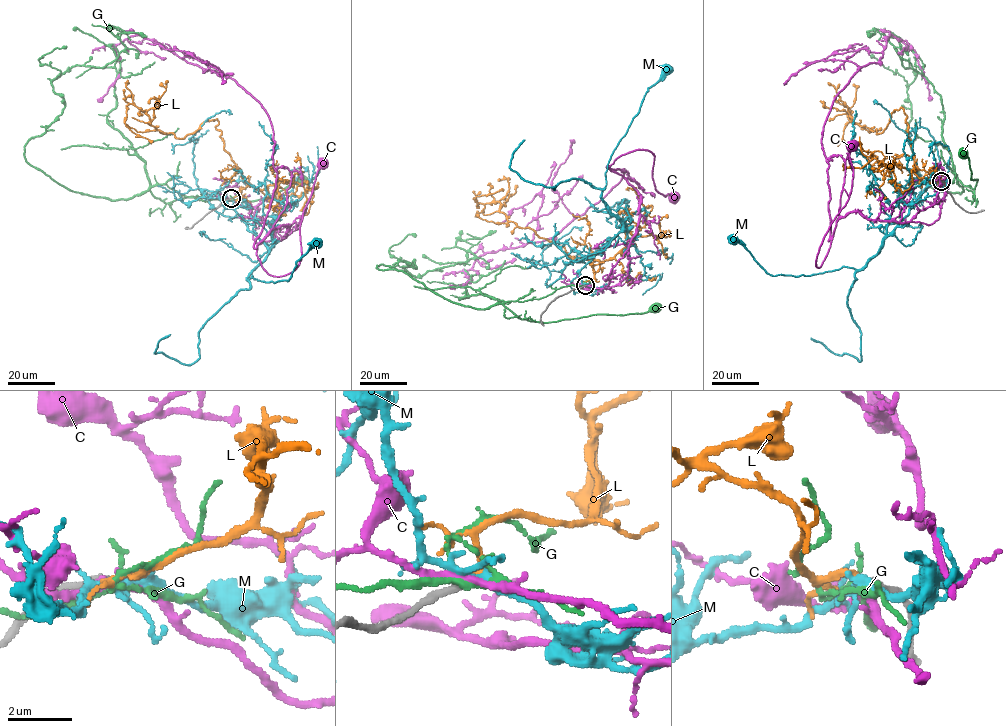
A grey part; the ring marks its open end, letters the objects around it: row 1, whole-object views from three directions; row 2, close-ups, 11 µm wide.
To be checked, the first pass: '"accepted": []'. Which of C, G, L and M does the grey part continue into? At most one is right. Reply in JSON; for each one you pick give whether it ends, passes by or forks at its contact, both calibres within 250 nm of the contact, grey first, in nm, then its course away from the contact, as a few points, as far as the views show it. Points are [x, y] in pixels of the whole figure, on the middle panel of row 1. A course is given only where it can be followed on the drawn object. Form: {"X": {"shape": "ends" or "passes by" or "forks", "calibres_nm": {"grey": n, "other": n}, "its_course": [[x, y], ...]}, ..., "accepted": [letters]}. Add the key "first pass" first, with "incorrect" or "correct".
{"first pass": "incorrect", "L": {"shape": "ends", "calibres_nm": {"grey": 190, "other": 200}, "its_course": [[585, 285], [601, 263], [567, 258], [563, 246], [509, 221], [499, 202], [476, 206], [475, 197], [502, 188]]}, "accepted": ["L"]}

